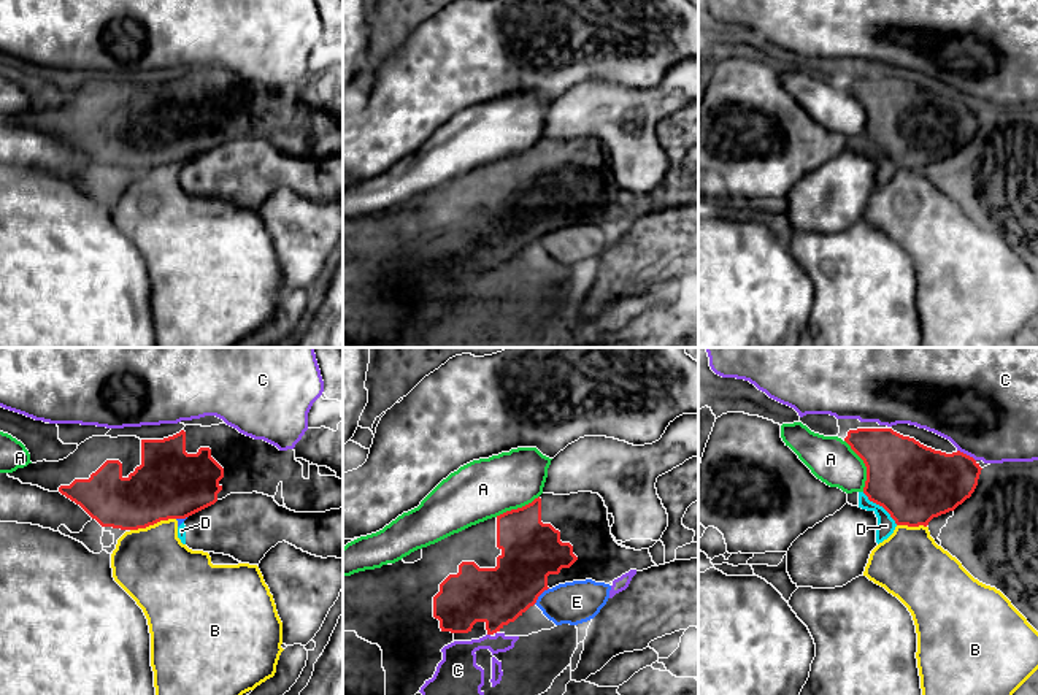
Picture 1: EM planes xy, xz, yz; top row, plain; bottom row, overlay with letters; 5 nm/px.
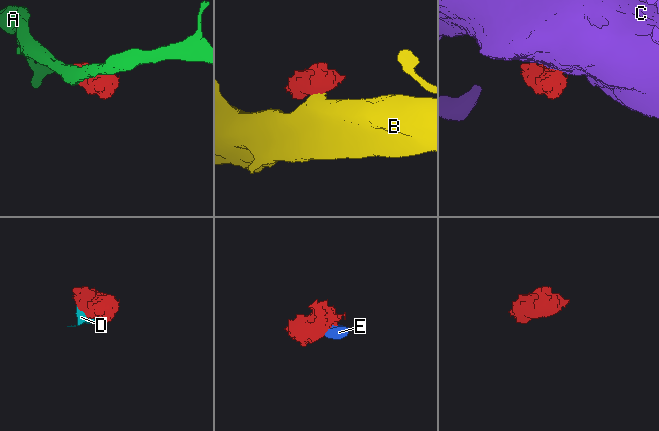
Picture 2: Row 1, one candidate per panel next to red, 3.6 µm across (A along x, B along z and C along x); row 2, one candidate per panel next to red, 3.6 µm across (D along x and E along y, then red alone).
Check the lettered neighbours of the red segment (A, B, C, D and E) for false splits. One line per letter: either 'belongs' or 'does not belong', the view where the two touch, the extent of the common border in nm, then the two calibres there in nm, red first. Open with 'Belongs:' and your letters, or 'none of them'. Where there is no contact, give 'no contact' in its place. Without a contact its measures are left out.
Belongs: none of them
A: does not belong; meets red in yz; contact 280 nm long; 380 nm thick on the red side, 240 nm on the other
B: does not belong; meets red in xy; contact 240 nm long; 360 nm thick on the red side, 380 nm on the other
C: does not belong; meets red in yz; contact 110 nm long; 340 nm thick on the red side, 500 nm on the other
D: does not belong; meets red in yz; contact 240 nm long; 400 nm thick on the red side, 90 nm on the other
E: does not belong; meets red in xz; contact 120 nm long; 300 nm thick on the red side, 220 nm on the other

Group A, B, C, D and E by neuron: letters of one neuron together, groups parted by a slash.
A / B E / C / D

